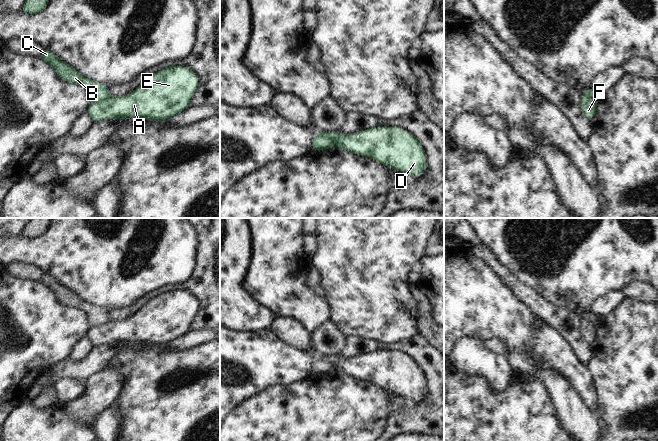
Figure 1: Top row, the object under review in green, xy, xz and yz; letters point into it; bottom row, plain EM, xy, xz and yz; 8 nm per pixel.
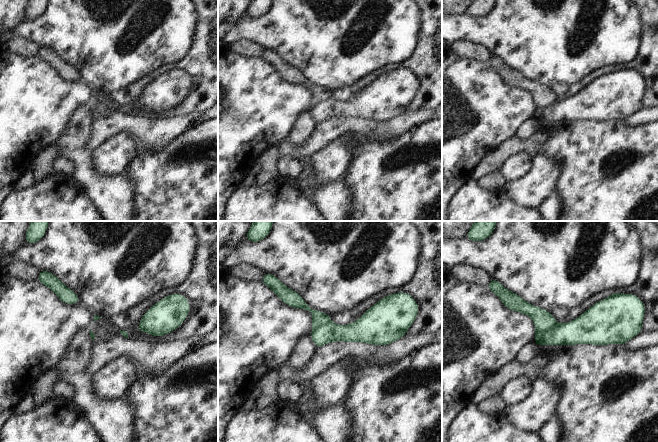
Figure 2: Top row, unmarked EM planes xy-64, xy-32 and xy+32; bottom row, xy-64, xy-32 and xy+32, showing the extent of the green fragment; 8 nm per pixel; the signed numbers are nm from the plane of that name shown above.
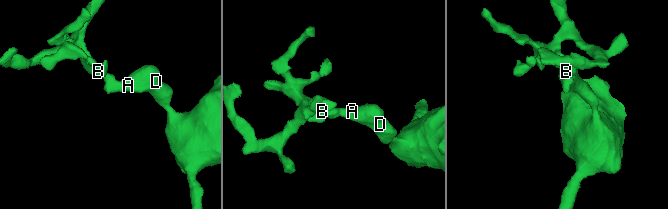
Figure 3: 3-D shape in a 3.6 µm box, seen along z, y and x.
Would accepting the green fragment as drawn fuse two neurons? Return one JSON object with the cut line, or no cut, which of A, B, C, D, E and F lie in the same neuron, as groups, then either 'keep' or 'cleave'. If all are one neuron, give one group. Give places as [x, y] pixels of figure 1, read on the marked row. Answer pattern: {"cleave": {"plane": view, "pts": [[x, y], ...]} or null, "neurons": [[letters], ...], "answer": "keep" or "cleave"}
{"cleave": {"plane": "xy", "pts": [[109, 95], [103, 100], [91, 103]]}, "neurons": [["A", "D", "E", "F"], ["B", "C"]], "answer": "cleave"}

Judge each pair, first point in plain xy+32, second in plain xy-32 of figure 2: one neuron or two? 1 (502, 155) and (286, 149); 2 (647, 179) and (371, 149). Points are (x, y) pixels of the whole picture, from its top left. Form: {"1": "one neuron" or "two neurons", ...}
{"1": "one neuron", "2": "one neuron"}

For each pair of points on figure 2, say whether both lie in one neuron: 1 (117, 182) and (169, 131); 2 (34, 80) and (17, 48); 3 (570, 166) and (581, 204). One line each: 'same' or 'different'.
1: different
2: different
3: same

